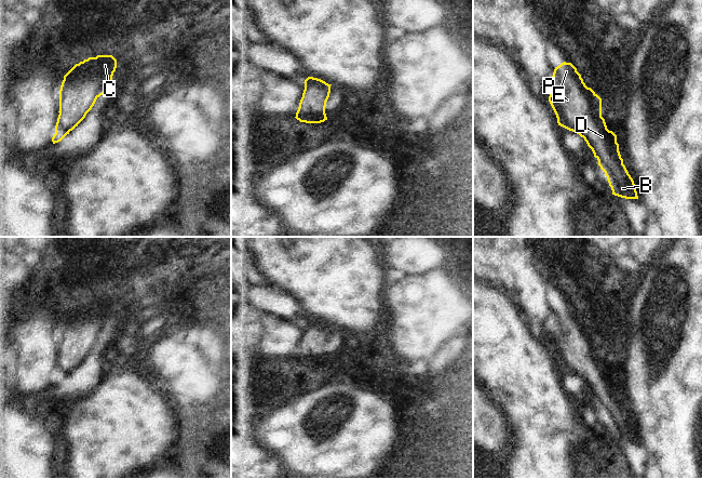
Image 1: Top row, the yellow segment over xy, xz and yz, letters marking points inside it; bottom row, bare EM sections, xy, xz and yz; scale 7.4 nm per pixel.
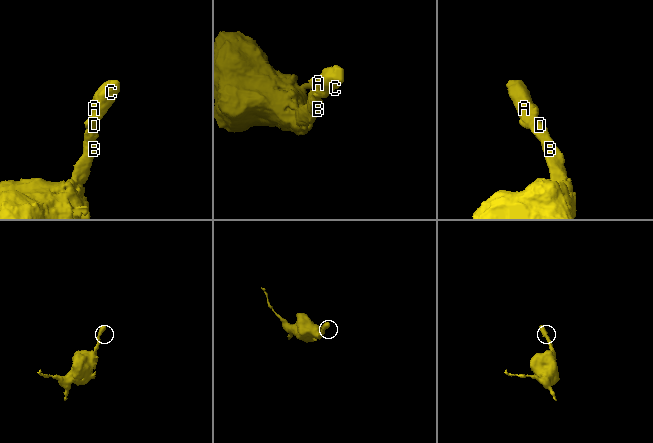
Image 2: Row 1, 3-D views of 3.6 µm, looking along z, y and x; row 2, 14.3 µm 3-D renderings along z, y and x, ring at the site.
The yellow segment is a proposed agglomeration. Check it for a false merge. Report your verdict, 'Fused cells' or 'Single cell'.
Single cell.

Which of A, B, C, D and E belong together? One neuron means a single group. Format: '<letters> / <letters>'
A B C D E

